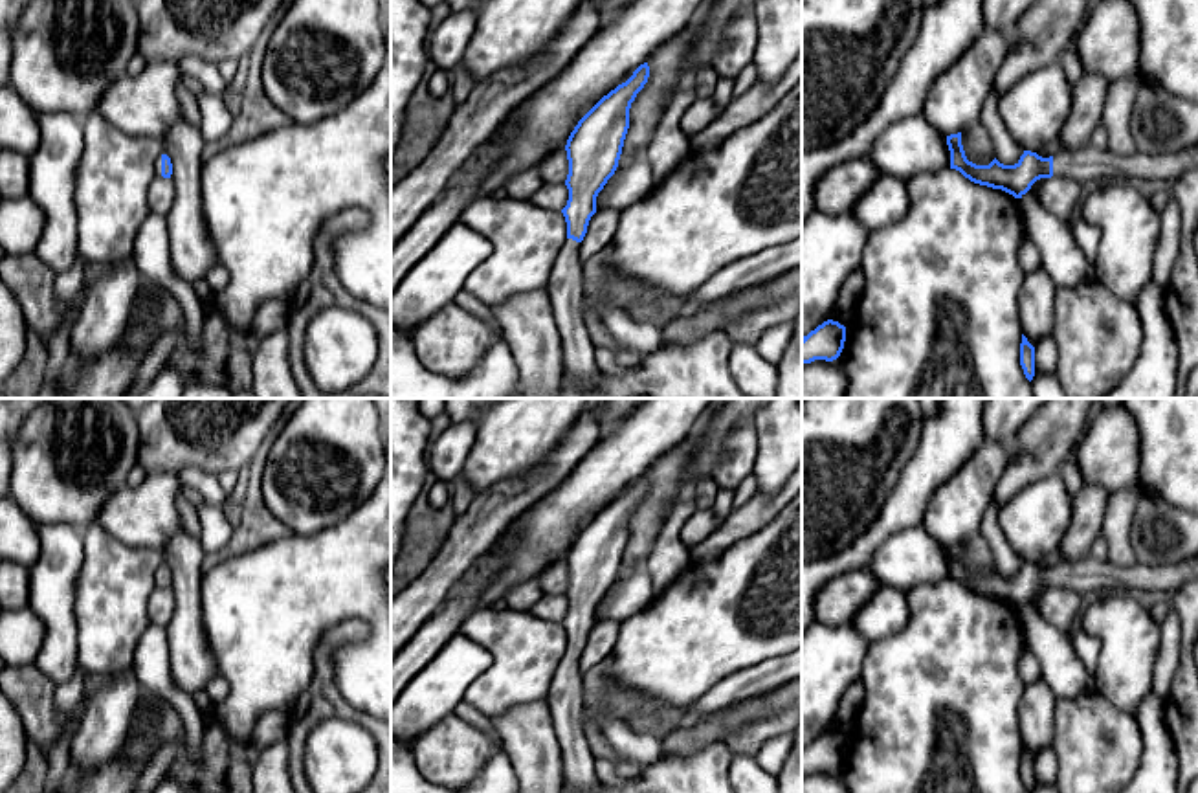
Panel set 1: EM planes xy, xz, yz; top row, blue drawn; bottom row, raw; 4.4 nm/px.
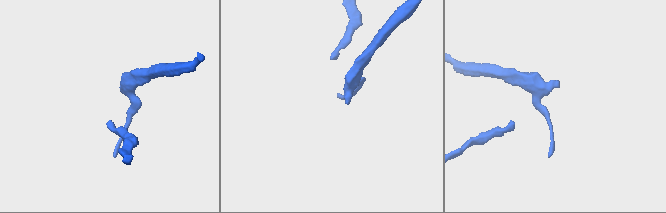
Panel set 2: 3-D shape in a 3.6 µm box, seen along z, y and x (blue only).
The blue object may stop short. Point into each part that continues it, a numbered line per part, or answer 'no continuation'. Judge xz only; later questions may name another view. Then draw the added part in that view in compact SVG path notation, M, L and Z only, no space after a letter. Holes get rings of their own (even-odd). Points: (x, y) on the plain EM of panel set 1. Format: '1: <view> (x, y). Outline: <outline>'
1: xz (565, 696). Outline: M565 650L552 677L547 705L561 747L561 771L572 793L596 793L602 782L596 776L594 756L582 731L583 681L580 653Z

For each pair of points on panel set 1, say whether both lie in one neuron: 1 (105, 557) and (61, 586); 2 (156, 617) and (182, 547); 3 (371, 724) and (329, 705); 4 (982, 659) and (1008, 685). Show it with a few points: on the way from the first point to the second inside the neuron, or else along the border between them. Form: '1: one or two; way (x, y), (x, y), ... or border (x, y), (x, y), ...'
1: two; border (83, 531), (83, 564), (72, 615)
2: two; border (171, 588), (175, 612), (164, 626)
3: one; way (360, 718), (340, 709)
4: one; way (987, 665), (1002, 680)

